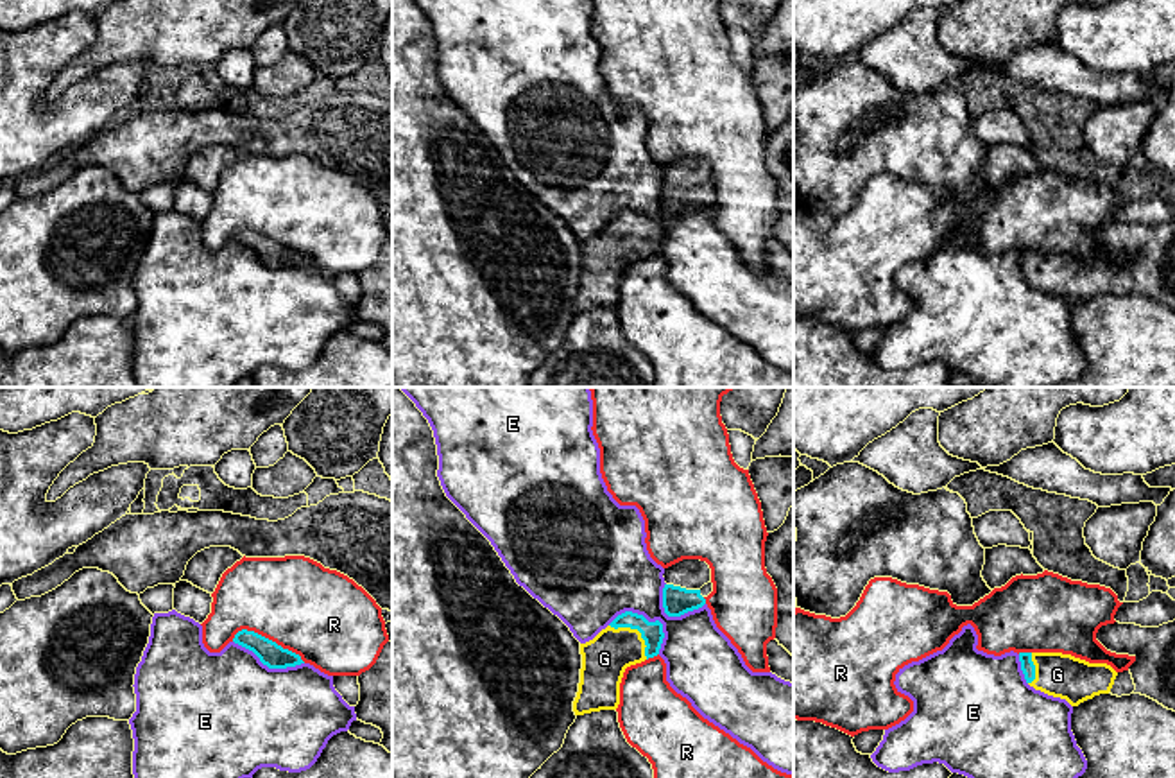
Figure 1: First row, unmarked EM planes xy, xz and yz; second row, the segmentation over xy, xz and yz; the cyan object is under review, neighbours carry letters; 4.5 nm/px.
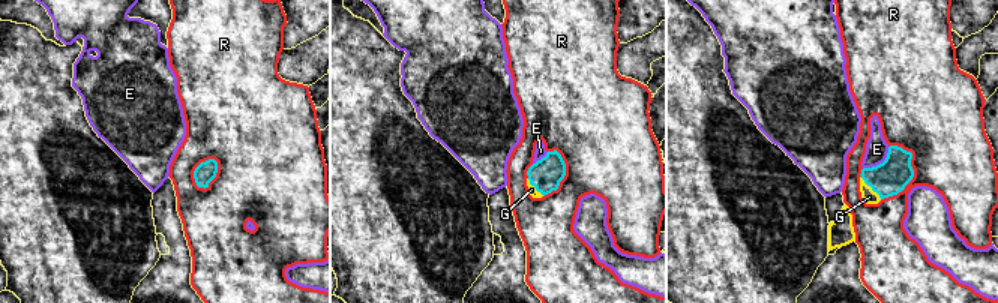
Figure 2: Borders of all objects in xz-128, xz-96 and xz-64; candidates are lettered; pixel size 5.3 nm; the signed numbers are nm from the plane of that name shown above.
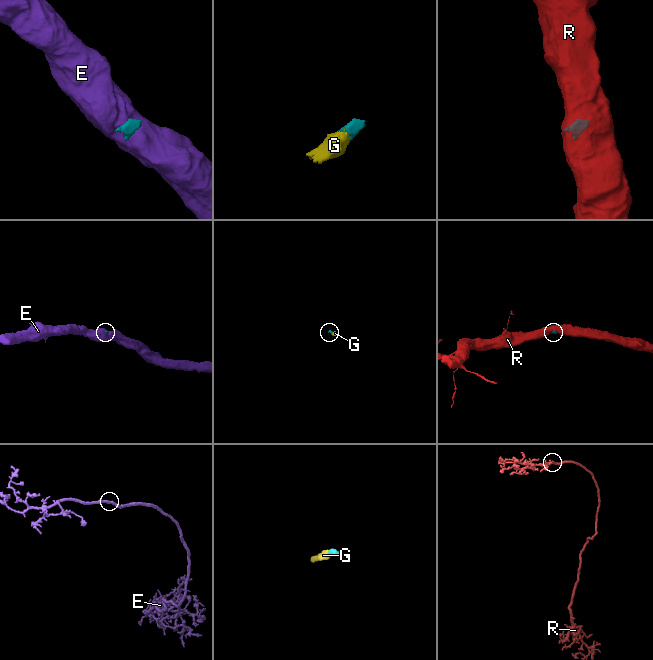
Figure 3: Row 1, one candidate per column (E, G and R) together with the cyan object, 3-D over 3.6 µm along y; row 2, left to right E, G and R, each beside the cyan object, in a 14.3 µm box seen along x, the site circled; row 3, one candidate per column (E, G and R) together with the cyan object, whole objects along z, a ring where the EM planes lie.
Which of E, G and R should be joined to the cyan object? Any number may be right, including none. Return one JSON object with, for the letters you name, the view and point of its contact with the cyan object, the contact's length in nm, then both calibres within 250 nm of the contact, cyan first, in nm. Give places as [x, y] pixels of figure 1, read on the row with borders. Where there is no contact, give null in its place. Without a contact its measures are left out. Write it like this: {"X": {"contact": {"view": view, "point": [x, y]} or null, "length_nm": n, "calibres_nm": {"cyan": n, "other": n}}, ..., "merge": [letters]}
{"G": {"contact": {"view": "xz", "point": [638, 630]}, "length_nm": 240, "calibres_nm": {"cyan": 100, "other": 200}}, "merge": ["G"]}

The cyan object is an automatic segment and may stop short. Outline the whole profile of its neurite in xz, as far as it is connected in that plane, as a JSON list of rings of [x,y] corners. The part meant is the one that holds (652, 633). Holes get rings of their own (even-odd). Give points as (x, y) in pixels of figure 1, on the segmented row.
[[[625,611],[593,640],[580,644],[582,669],[573,701],[575,715],[616,710],[627,667],[659,654],[665,633],[659,620]]]

